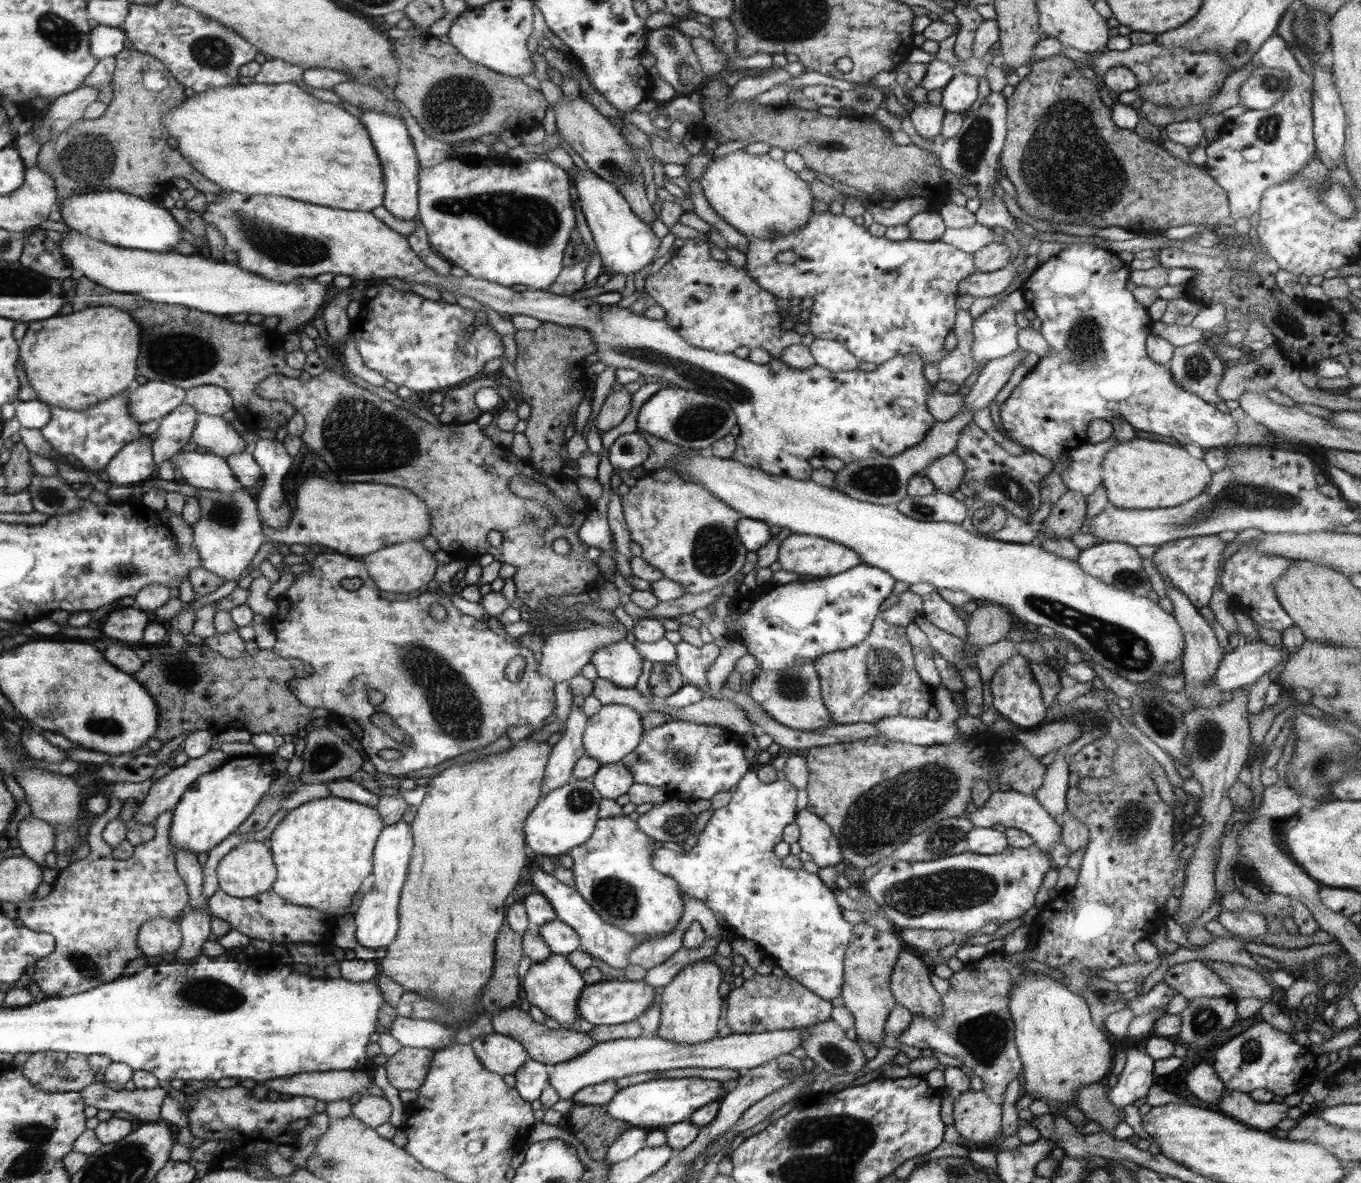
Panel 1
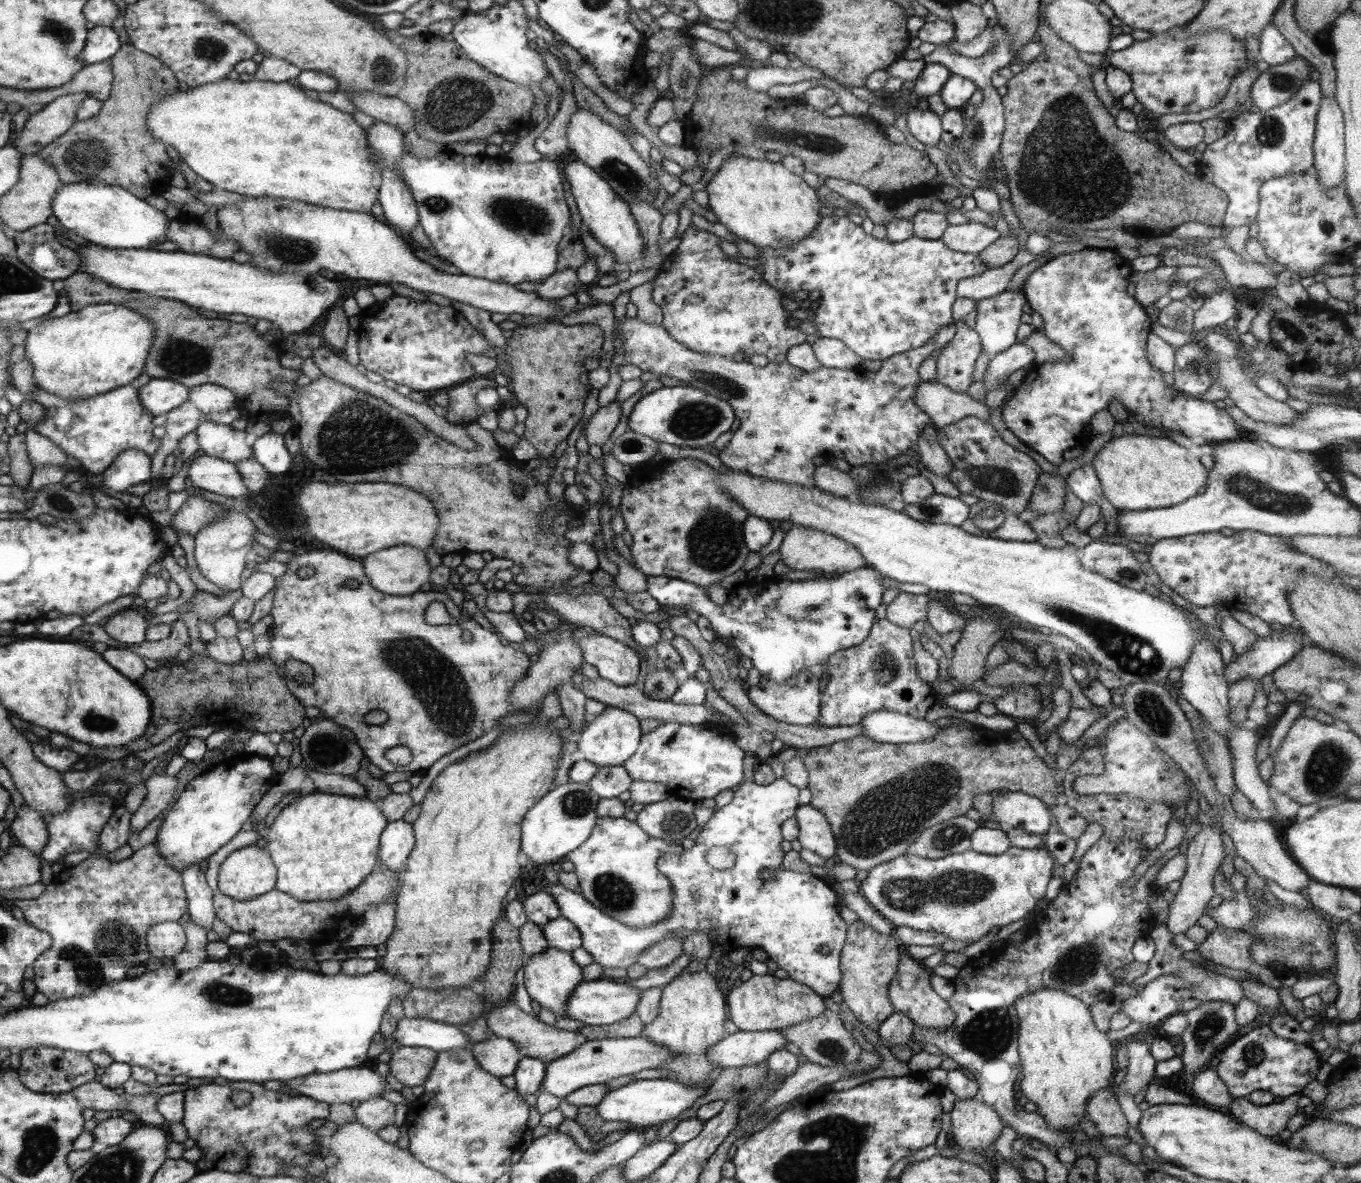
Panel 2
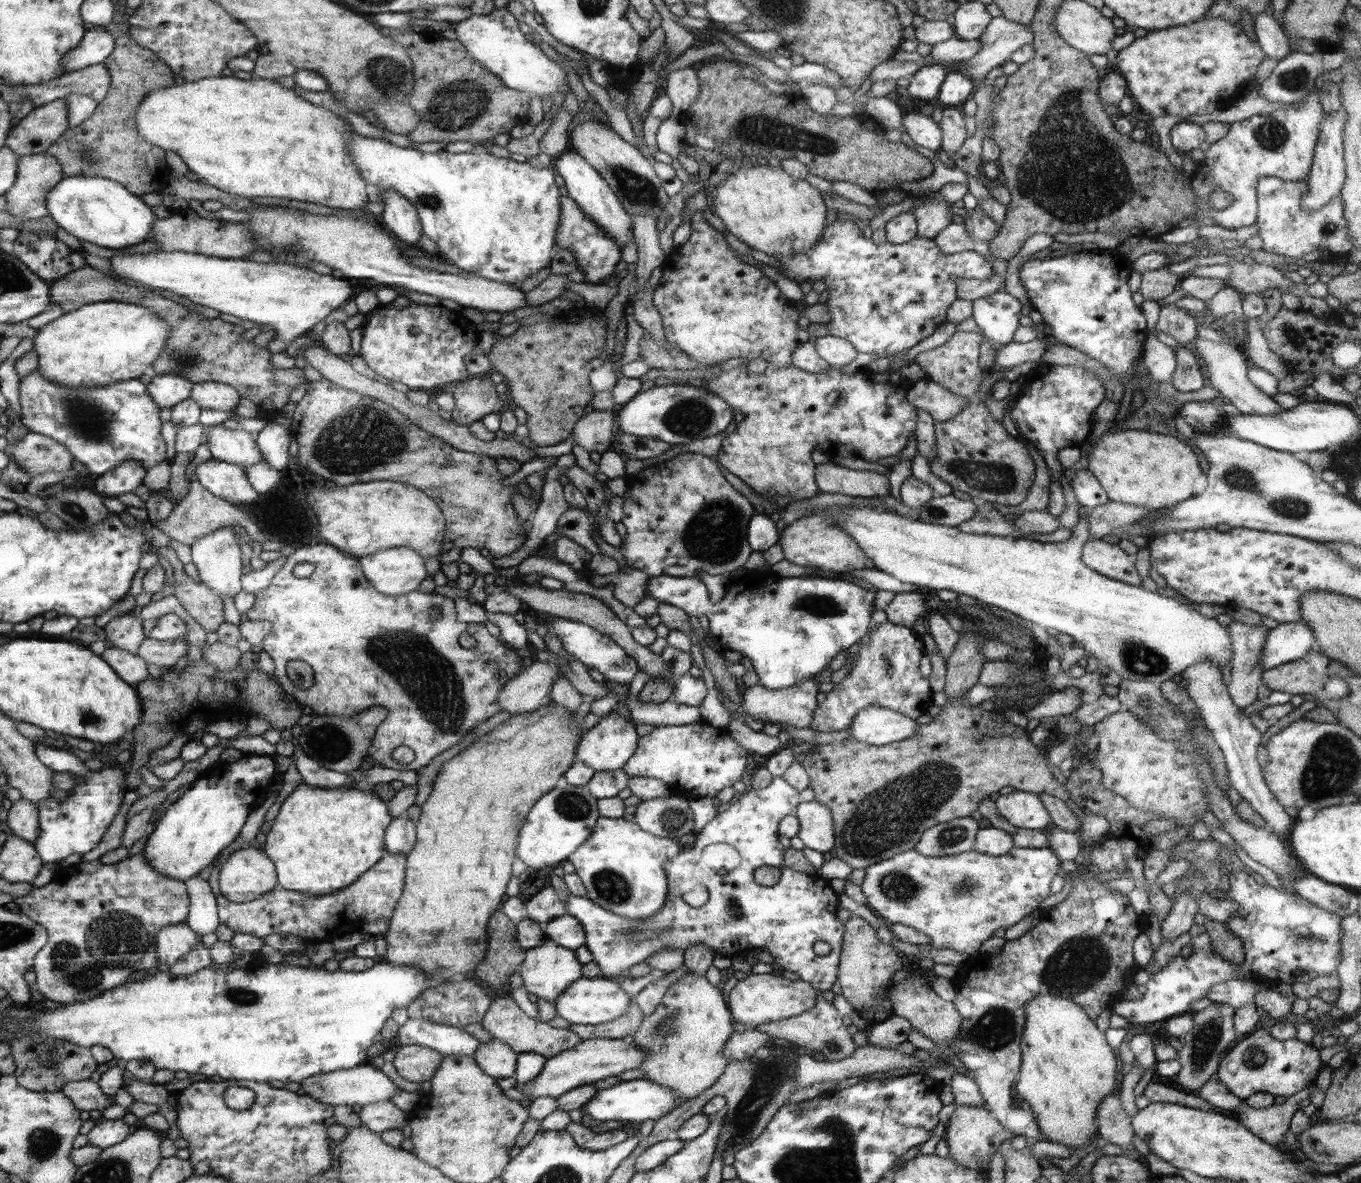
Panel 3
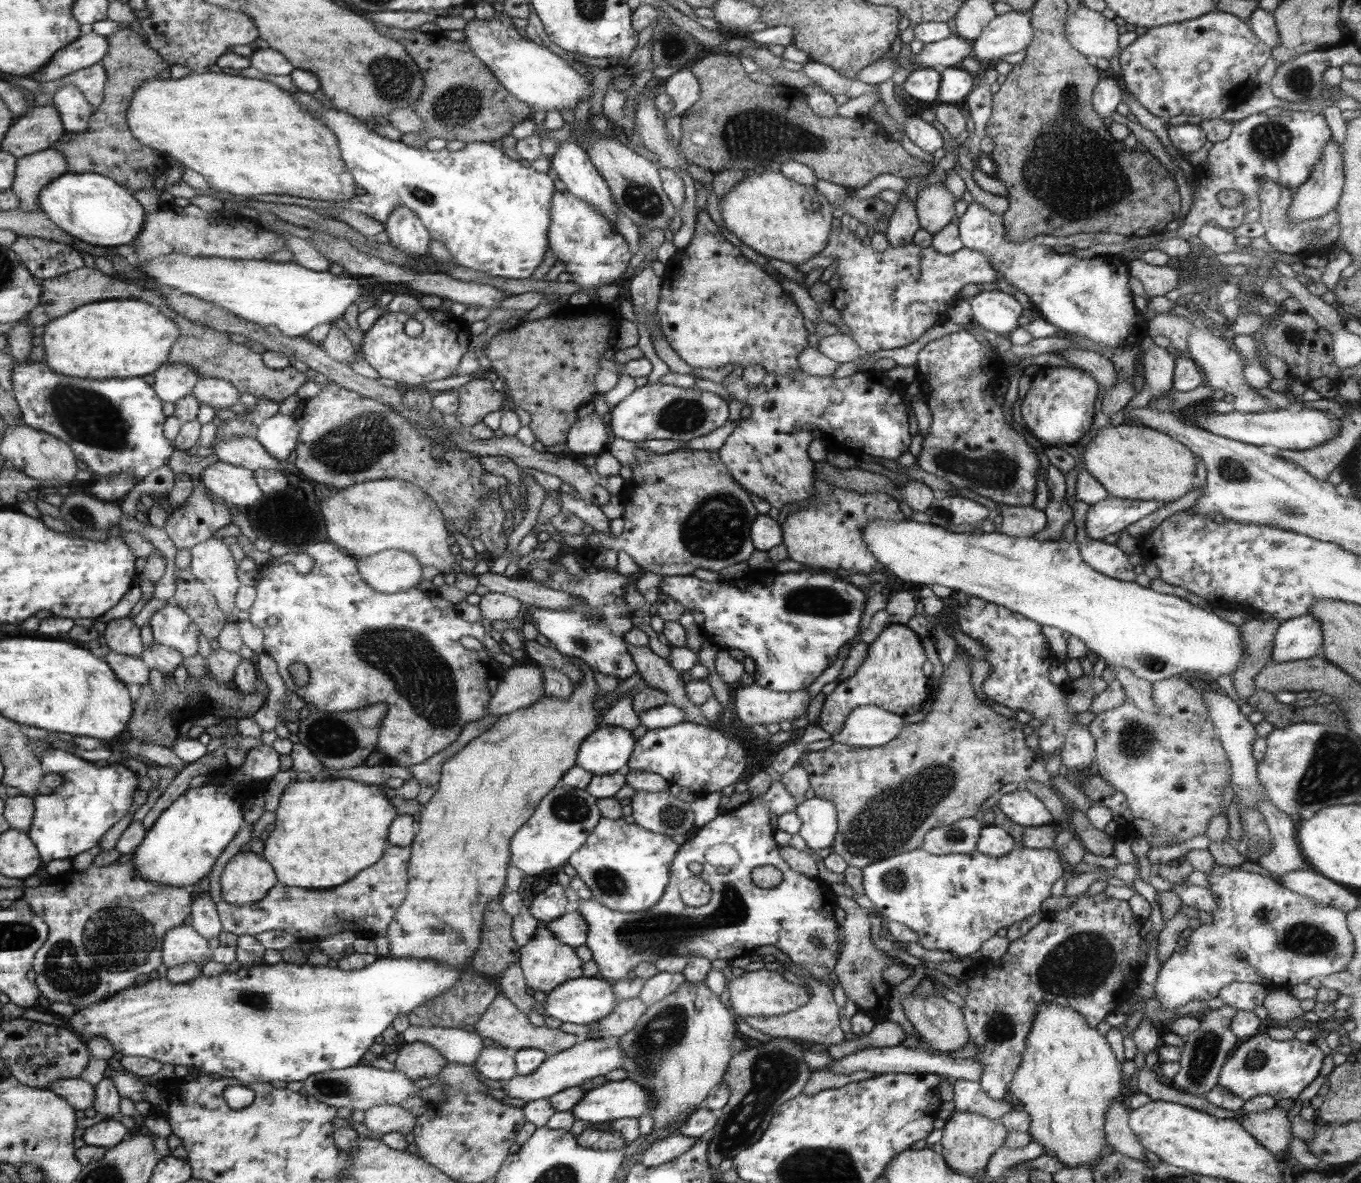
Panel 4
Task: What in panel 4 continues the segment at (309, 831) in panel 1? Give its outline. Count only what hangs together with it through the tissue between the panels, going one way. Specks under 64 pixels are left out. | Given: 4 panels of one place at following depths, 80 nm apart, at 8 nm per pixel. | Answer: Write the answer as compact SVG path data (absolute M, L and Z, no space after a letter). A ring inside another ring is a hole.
M348 778L337 779L308 779L306 781L291 782L283 791L279 806L276 813L275 828L272 832L264 836L264 858L275 869L275 873L278 875L279 882L283 882L288 886L297 886L305 888L306 890L326 890L332 887L343 885L345 882L352 880L354 877L362 873L364 869L369 866L376 865L383 858L383 854L391 848L390 841L390 828L394 824L395 818L398 816L398 811L395 809L395 804L391 802L391 799L387 797L386 791L381 785L369 785L368 783L358 782Z

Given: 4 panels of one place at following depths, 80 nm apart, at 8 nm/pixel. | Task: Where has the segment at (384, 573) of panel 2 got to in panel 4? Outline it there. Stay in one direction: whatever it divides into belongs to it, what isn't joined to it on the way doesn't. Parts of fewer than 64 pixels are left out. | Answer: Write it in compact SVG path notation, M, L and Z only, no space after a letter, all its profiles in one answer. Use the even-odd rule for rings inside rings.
M384 550L376 556L360 558L358 568L360 575L384 594L414 589L422 580L422 564L406 550Z

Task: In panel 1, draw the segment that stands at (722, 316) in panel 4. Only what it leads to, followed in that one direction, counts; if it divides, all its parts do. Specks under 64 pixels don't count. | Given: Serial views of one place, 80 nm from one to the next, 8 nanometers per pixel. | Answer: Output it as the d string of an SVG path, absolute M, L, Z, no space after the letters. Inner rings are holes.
M688 239L684 246L674 250L670 260L658 272L644 279L646 294L664 308L666 316L663 319L668 326L678 330L679 335L692 346L716 351L718 354L733 353L740 346L748 346L750 350L762 348L773 358L780 359L785 348L801 342L802 335L794 329L786 334L780 328L782 318L778 312L775 294L761 287L744 266L736 267L728 261L715 260L710 254L708 241Z

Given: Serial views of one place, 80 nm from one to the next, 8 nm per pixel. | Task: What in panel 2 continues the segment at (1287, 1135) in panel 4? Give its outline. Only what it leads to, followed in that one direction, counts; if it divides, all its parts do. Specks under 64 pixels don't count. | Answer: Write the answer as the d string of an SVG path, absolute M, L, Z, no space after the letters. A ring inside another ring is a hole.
M1303 1094L1285 1097L1282 1102L1256 1105L1248 1097L1234 1097L1229 1106L1234 1119L1268 1138L1276 1138L1286 1130L1288 1120L1296 1115L1298 1100Z

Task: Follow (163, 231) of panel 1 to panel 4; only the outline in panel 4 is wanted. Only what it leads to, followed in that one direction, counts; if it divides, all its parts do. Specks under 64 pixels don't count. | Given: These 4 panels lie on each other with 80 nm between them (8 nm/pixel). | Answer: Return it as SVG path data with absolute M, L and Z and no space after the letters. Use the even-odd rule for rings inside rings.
M66 173L49 182L38 195L39 208L75 239L103 247L130 244L142 233L147 215L132 191L115 179L98 173Z

